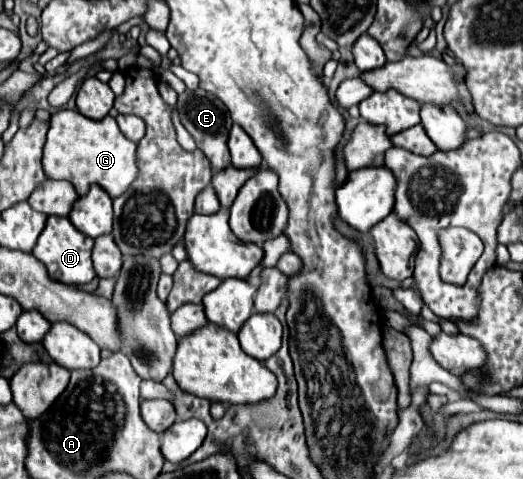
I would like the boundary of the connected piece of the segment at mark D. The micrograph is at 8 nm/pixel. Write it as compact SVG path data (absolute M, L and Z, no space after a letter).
M49 217L45 229L39 235L39 241L33 249L33 255L47 267L49 277L53 281L69 283L69 285L85 285L95 277L93 261L91 261L91 249L93 249L93 239L83 235L69 223L67 217Z

